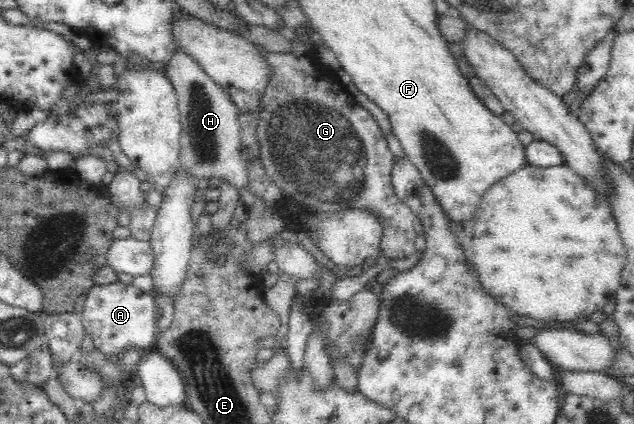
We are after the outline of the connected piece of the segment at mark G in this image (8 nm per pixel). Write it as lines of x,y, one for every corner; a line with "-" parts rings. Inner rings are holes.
309,24
308,26
299,27
296,32
296,38
294,38
291,43
291,51
282,52
272,52
266,50
266,47
257,46
257,49
261,52
266,62
268,62
268,70
270,75
268,75
268,85
264,89
264,95
262,95
262,101
257,108
258,113
260,113
260,119
258,119
258,127
256,129
256,136
258,141
260,141
260,157
262,157
262,165
266,175
274,182
276,187
282,190
284,198
287,200
292,200
304,209
310,209
312,211
320,213
337,213
337,211
346,210
362,210
362,212
371,213
375,217
381,219
381,227
383,227
383,232
381,233
381,240
379,243
379,249
383,256
387,259
399,260
408,256
417,256
418,252
415,246
416,232
414,232
414,220
415,215
413,211
408,208
401,200
396,196
395,190
392,185
391,173
392,165
394,165
394,155
390,152
388,148
388,141
381,131
378,123
374,121
374,117
364,109
356,99
350,95
347,91
347,87
340,81
337,71
332,71
332,69
327,68
325,65
321,67
317,61
320,59
321,49
319,47
314,47
312,40
310,40
310,33
314,28

